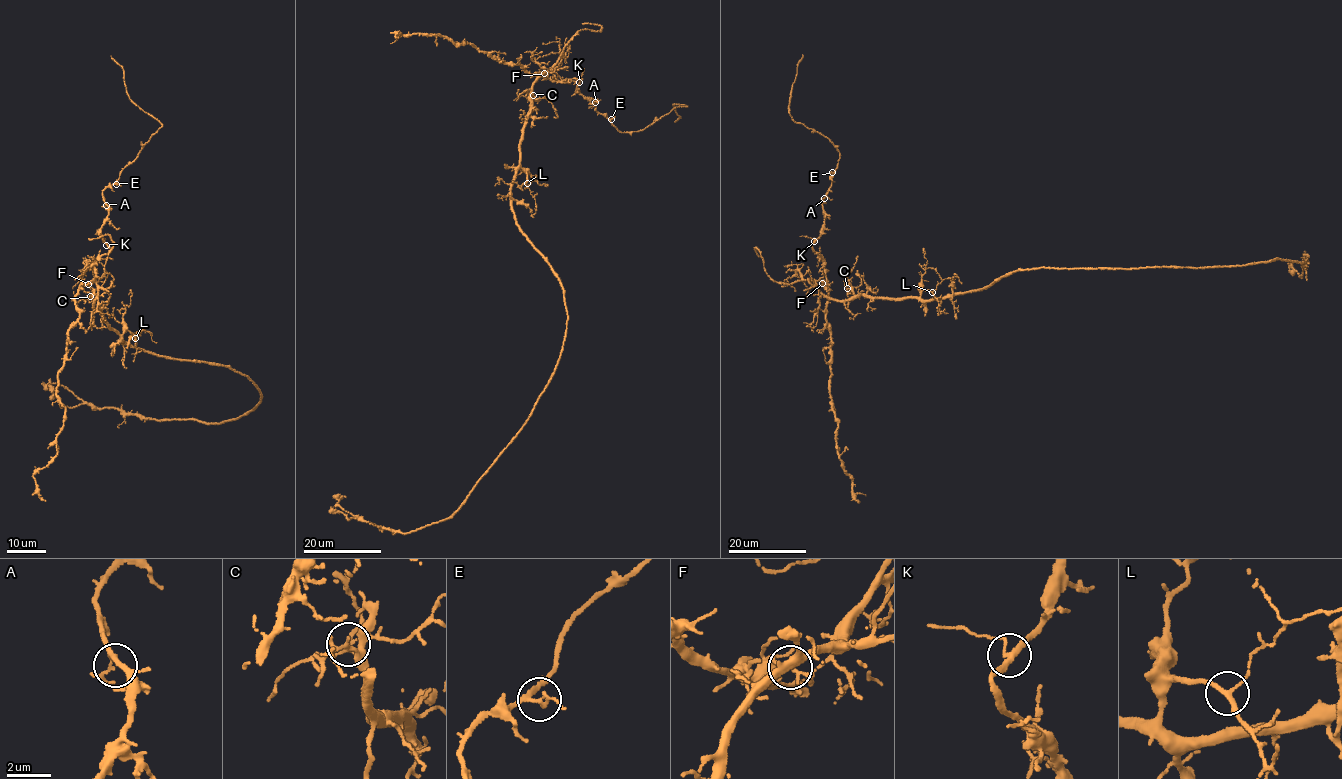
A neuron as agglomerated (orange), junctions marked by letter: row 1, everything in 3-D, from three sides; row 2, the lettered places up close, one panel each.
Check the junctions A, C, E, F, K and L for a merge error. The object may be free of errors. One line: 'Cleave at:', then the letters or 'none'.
Cleave at: F

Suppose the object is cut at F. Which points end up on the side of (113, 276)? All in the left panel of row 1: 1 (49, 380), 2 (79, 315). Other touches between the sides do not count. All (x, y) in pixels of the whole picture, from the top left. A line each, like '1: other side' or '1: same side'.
1: same side
2: other side

